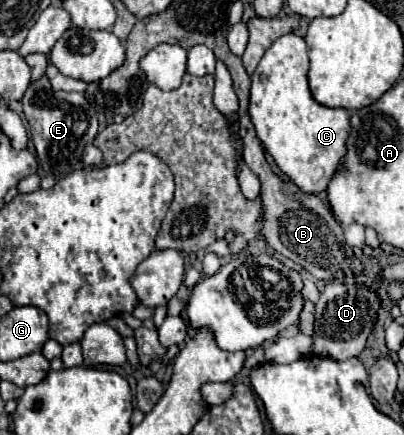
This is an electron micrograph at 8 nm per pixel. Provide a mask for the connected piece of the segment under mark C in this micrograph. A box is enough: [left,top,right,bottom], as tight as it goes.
[251,33,349,193]

